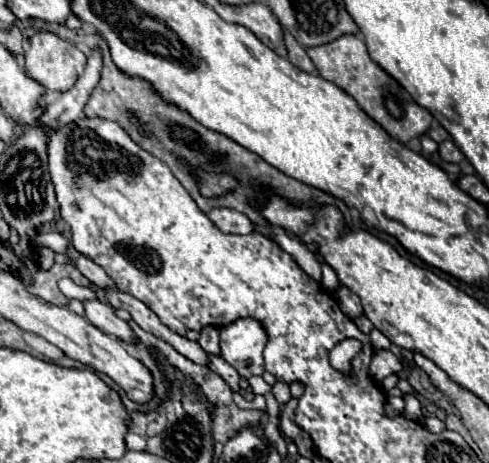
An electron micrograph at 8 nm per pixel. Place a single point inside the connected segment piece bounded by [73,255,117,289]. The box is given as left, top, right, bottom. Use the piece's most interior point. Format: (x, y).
(92, 271)

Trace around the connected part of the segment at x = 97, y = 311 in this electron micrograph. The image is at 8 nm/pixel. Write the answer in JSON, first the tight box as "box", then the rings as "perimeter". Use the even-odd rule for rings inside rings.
{"box":[85,301,137,345],"perimeter":[[[85,301],[85,315],[103,333],[113,335],[129,345],[137,345],[137,335],[133,333],[127,321],[115,315],[115,309],[111,305],[105,305],[101,301]]]}

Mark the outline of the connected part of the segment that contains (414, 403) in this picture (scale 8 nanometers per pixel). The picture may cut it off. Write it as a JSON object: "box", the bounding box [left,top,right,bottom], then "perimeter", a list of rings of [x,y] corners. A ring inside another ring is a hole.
{"box":[403,393,424,422],"perimeter":[[[409,393],[403,394],[403,399],[405,401],[405,409],[403,415],[406,419],[411,421],[419,422],[424,419],[422,413],[422,406],[416,397]]]}

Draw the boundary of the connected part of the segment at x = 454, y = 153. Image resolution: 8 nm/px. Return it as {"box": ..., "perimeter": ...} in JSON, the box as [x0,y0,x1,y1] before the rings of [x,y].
{"box":[439,139,465,163],"perimeter":[[[447,139],[439,145],[439,155],[441,155],[443,161],[449,161],[449,163],[461,163],[465,159],[461,149],[451,139]]]}

